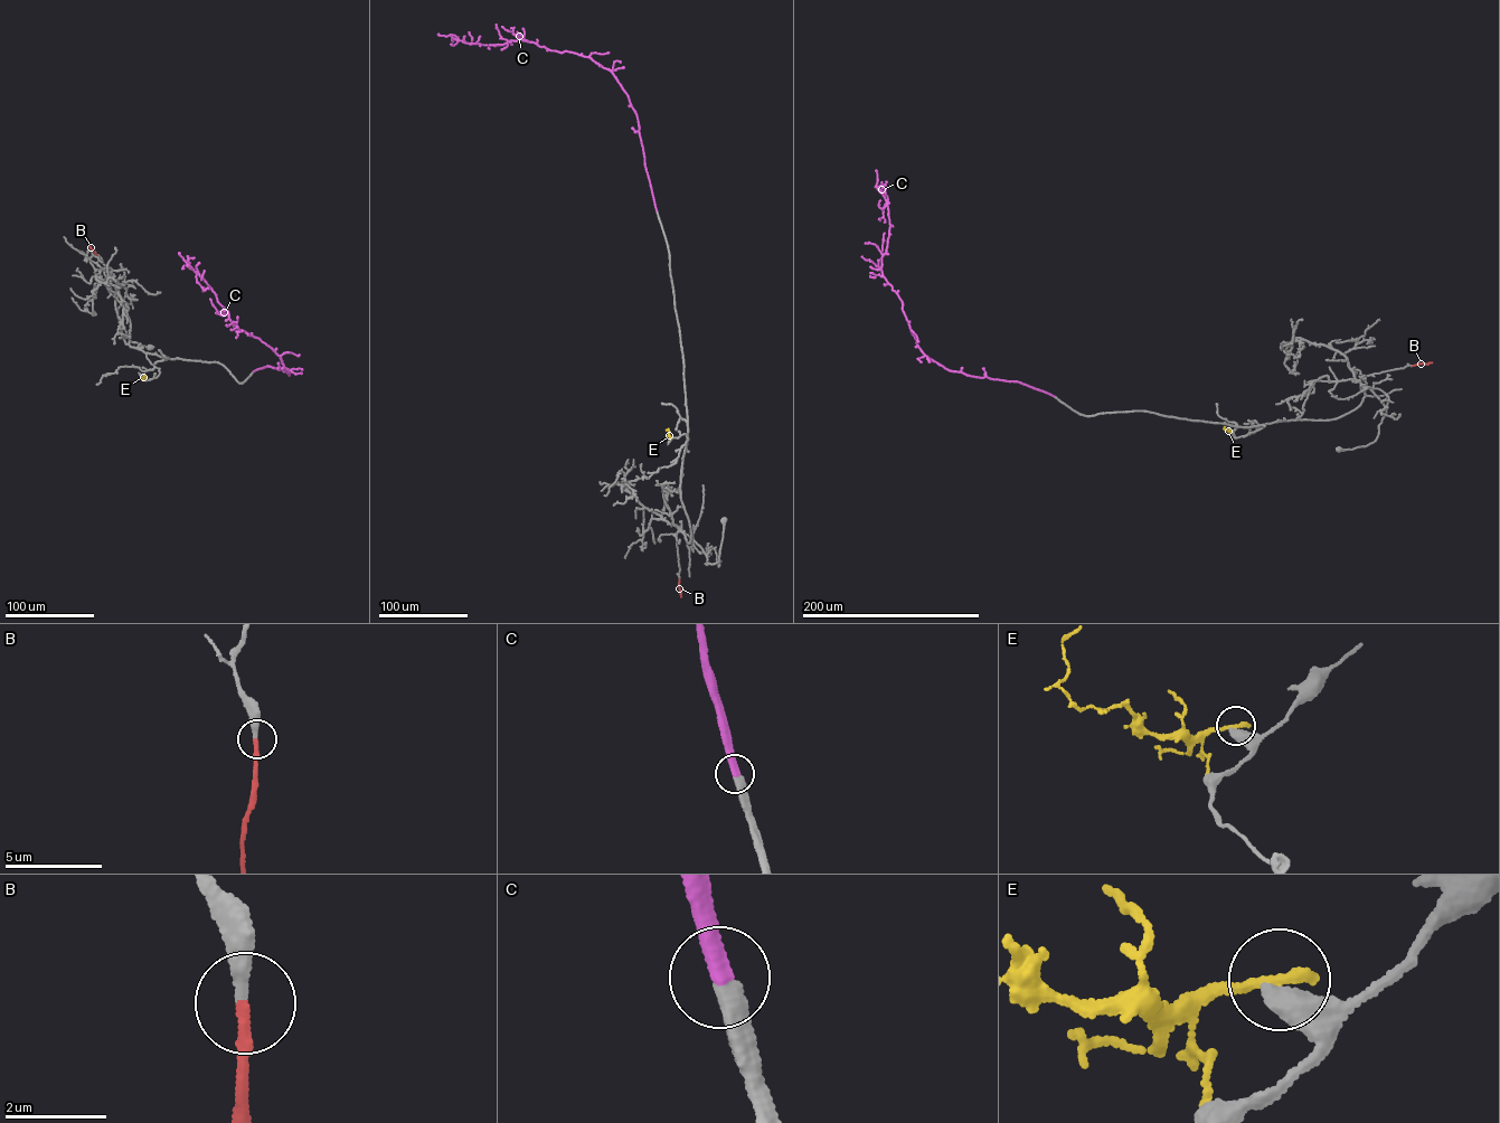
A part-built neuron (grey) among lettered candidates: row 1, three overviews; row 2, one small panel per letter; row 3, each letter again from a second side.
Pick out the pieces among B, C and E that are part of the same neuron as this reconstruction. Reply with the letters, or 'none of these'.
B, C

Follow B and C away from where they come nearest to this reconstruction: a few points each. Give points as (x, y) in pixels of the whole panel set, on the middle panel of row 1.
B: (679, 578), (681, 596)
C: (657, 210), (637, 115), (610, 69), (590, 57), (550, 50), (521, 39), (484, 45), (437, 34)

